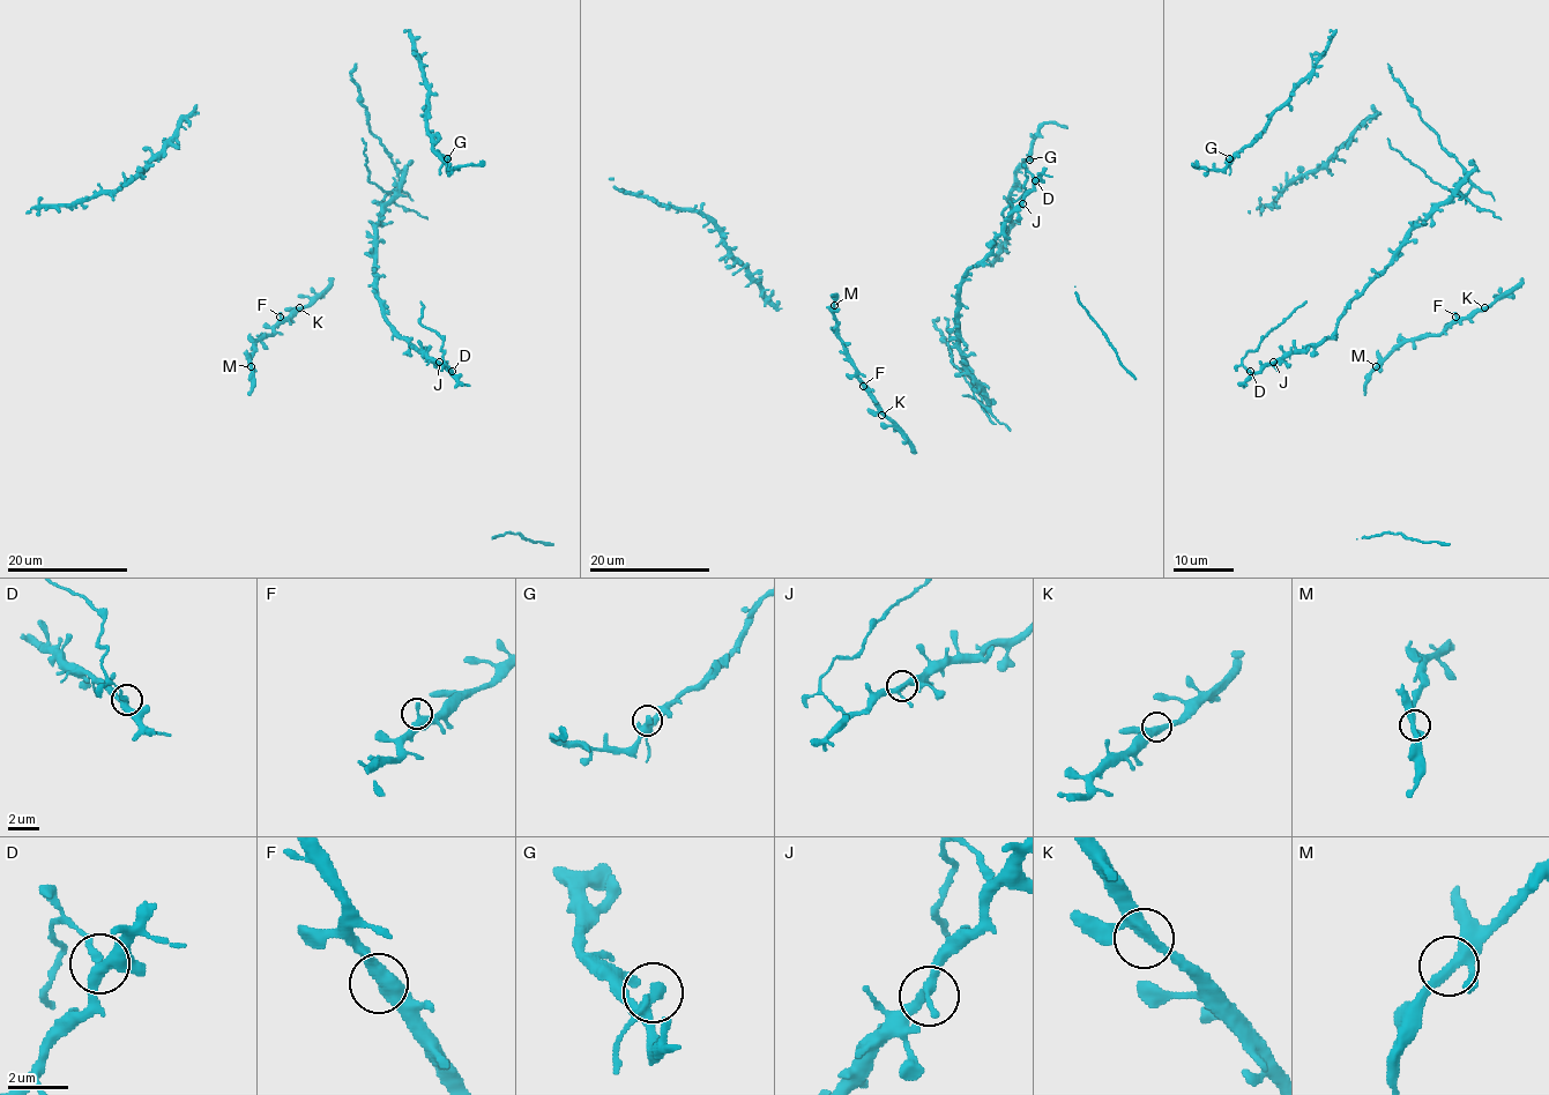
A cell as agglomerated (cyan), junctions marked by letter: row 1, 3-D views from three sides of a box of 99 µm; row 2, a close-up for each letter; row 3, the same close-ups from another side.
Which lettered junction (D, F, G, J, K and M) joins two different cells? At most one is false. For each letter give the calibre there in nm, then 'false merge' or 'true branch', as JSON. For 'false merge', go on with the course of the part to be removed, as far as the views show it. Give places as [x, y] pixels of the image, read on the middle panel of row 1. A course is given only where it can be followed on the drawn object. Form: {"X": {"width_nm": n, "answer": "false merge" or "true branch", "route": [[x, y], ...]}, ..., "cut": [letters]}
{"D": {"width_nm": 300, "answer": "false merge", "route": [[1034, 180], [1028, 171], [1026, 191], [1003, 213], [1006, 228], [1003, 236]]}, "F": {"width_nm": 320, "answer": "true branch"}, "G": {"width_nm": 280, "answer": "true branch"}, "J": {"width_nm": 260, "answer": "true branch"}, "K": {"width_nm": 300, "answer": "true branch"}, "M": {"width_nm": 320, "answer": "true branch"}, "cut": ["D"]}

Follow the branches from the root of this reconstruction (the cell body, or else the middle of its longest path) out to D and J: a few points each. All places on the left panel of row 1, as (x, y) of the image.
D: (385, 208), (377, 224), (377, 297), (380, 312), (399, 337), (452, 371)
J: (385, 208), (377, 224), (377, 297), (380, 312), (399, 337), (439, 362)

